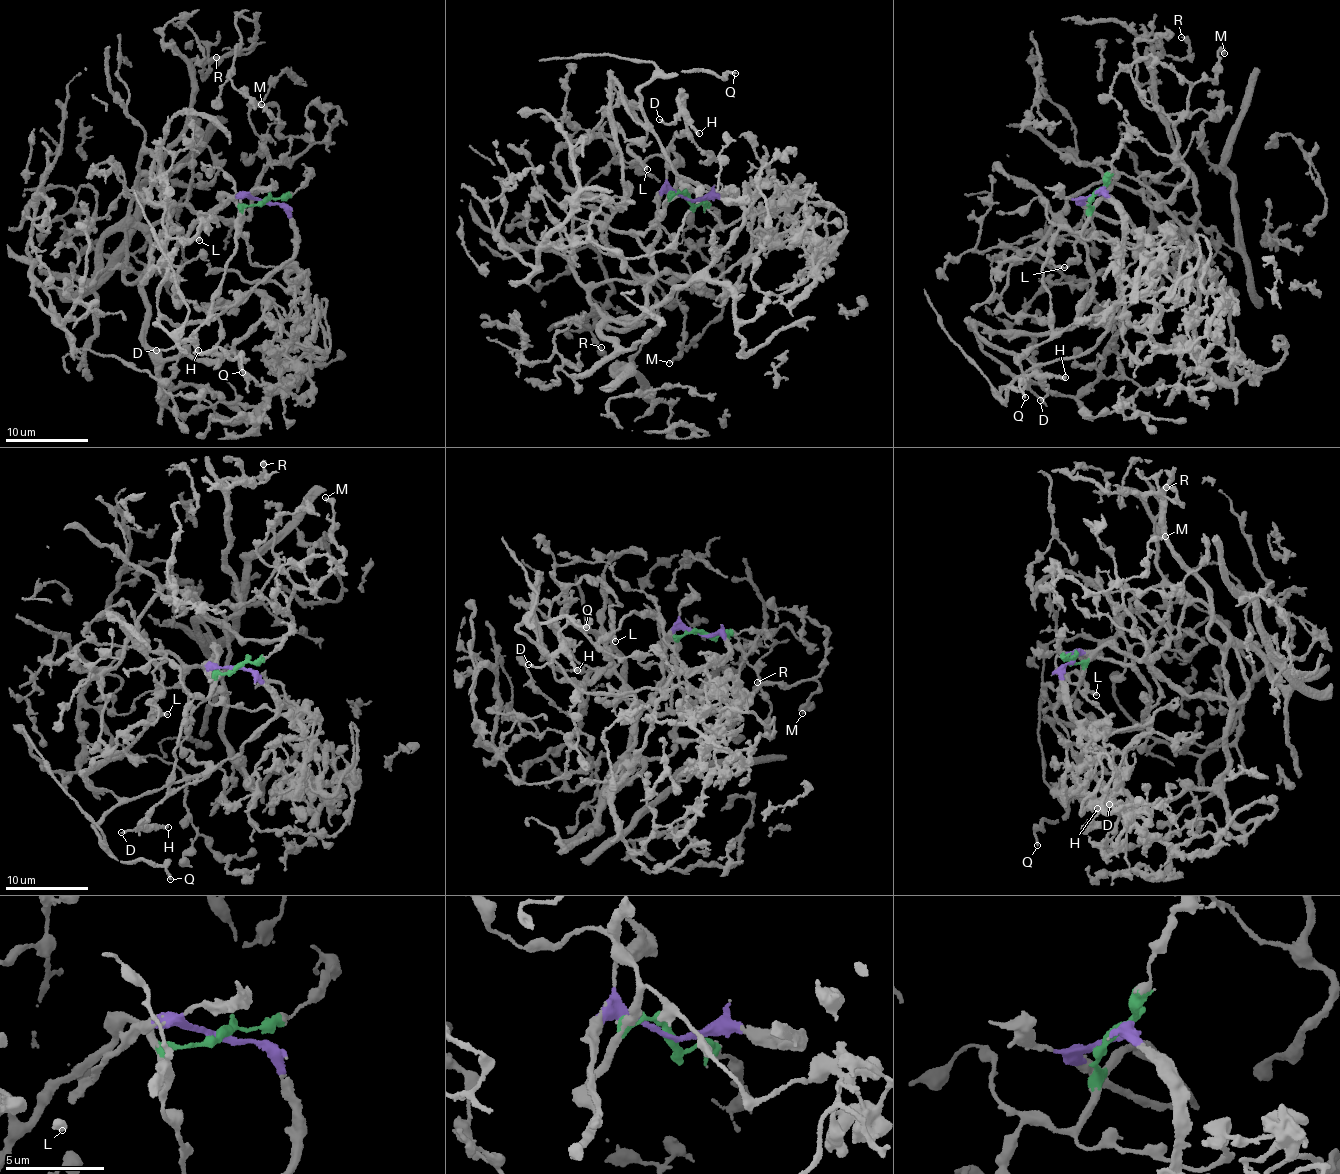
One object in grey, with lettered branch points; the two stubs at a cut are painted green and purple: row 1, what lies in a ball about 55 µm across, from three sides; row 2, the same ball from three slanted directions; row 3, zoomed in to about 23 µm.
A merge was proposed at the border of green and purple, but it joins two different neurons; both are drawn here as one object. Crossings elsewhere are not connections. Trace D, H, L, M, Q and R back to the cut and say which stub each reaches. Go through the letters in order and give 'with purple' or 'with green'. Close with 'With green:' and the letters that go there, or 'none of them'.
D: with green
H: with green
L: with green
M: with green
Q: with purple
R: with green
With green: D, H, L, M, R

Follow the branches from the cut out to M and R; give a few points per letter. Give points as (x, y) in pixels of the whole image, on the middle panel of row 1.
M: (689, 200), (656, 220), (652, 310), (612, 321), (590, 292), (698, 278), (721, 315), (670, 362)
R: (689, 200), (656, 220), (641, 323), (577, 322), (601, 346)

